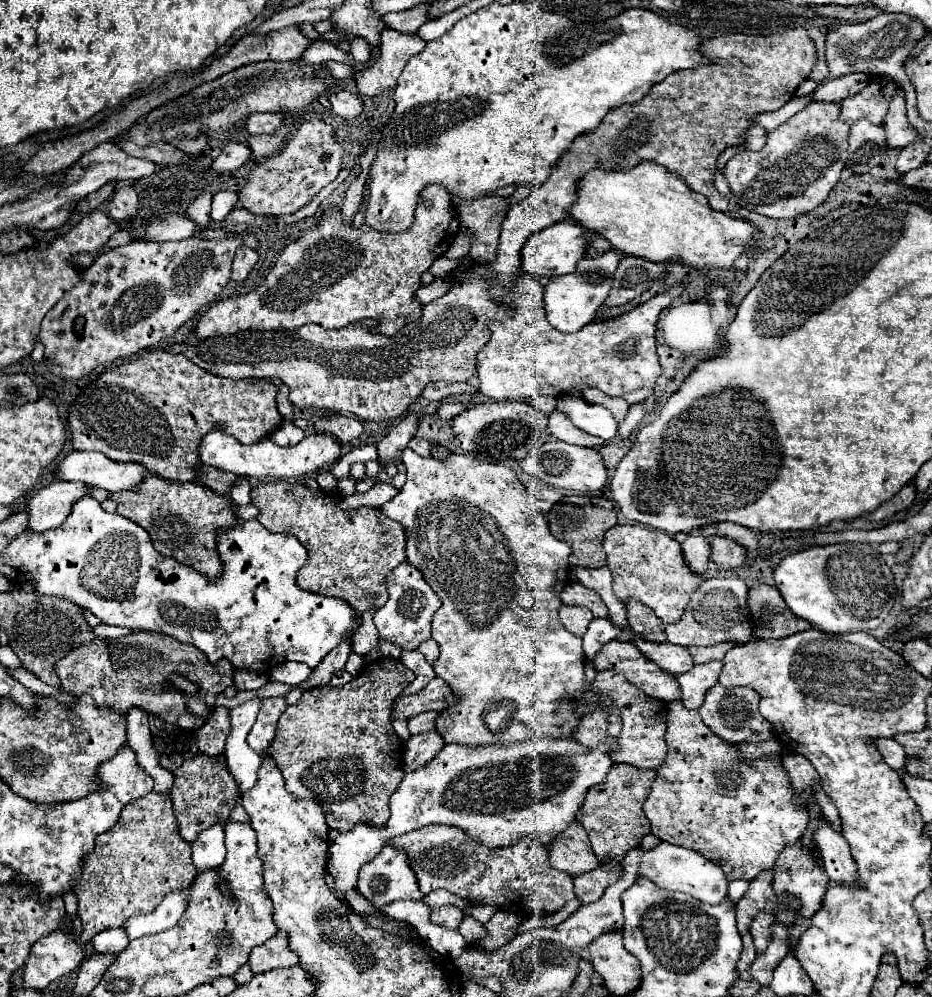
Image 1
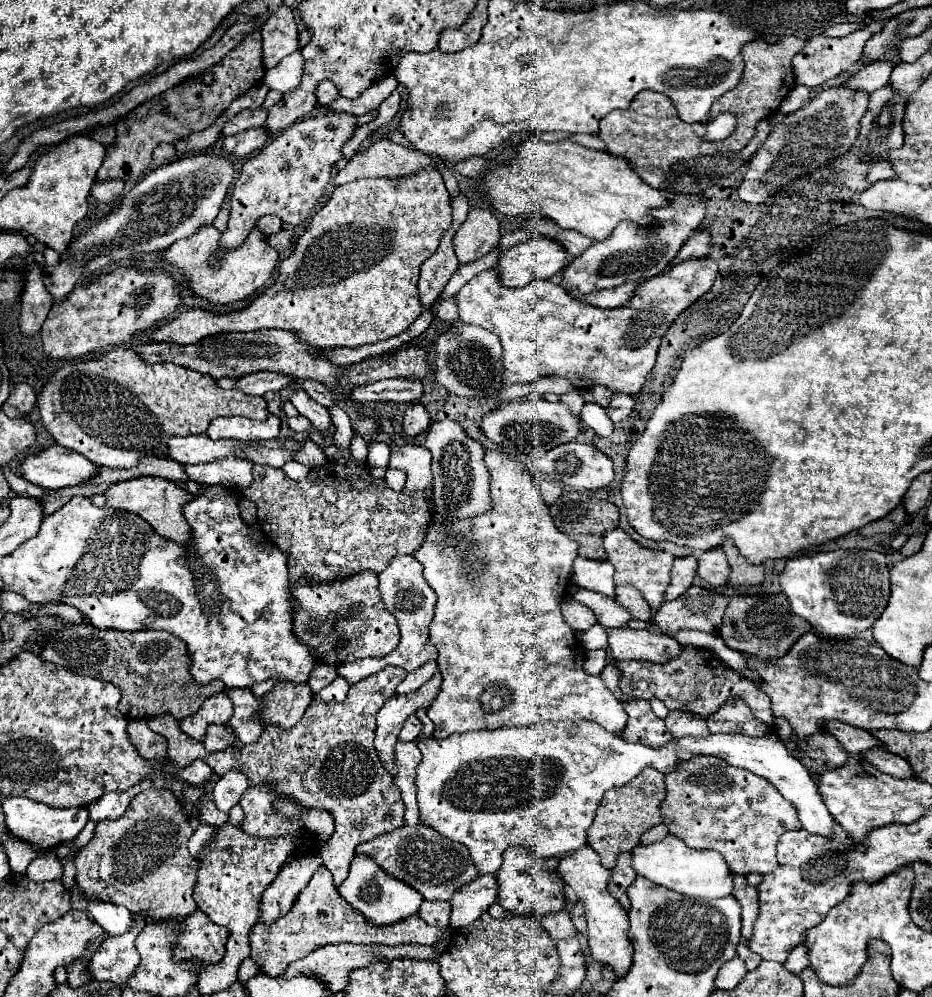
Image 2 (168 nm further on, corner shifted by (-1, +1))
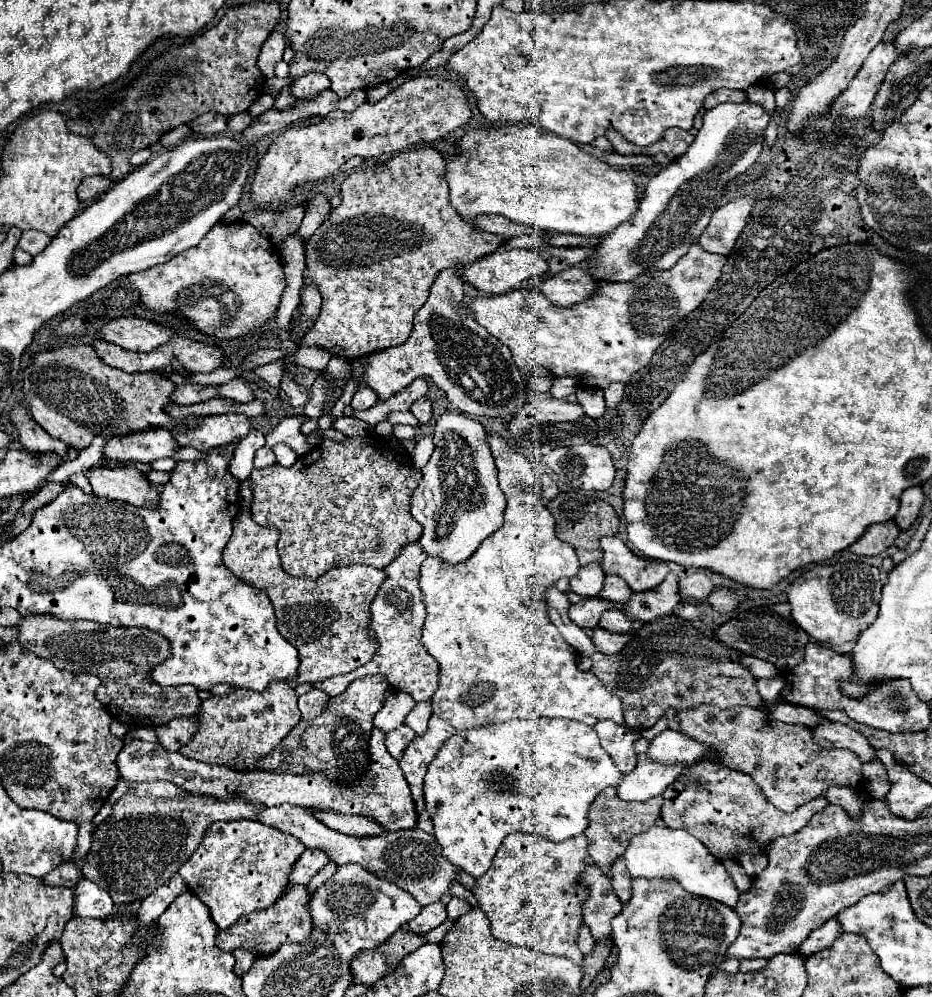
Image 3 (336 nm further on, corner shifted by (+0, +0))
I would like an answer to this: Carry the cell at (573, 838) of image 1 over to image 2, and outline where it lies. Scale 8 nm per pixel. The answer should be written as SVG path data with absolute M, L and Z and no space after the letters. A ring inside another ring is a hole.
M586 844L584 848L578 848L566 858L560 858L558 864L558 874L564 880L566 886L574 890L578 900L584 902L586 906L586 922L588 922L588 942L590 942L590 952L592 958L600 964L608 964L614 968L616 978L626 976L630 966L632 966L632 944L628 940L628 916L620 908L620 904L606 892L608 890L608 880L610 880L610 870L606 870L600 864L600 856Z

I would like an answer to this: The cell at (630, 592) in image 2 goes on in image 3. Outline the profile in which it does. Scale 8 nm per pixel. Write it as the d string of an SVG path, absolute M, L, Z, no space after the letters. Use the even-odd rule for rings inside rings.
M605 575L605 585L599 593L599 597L607 599L607 601L615 601L615 603L625 603L631 597L631 589L627 587L627 583L619 577L619 575Z

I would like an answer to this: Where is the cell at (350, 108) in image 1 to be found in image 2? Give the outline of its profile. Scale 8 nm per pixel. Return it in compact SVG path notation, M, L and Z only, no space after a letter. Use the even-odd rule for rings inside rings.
M324 80L318 90L316 90L316 98L318 98L318 104L322 106L328 106L332 100L336 100L340 94L338 94L338 88L330 82L330 80Z

